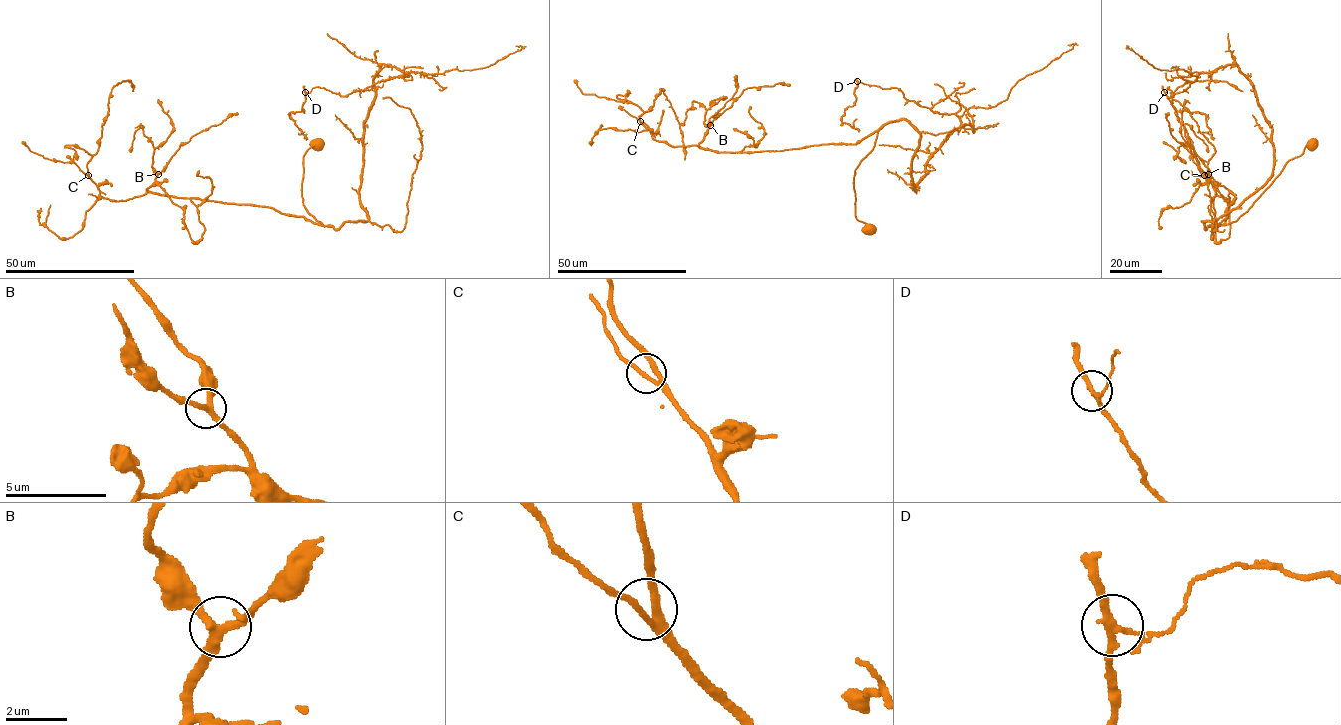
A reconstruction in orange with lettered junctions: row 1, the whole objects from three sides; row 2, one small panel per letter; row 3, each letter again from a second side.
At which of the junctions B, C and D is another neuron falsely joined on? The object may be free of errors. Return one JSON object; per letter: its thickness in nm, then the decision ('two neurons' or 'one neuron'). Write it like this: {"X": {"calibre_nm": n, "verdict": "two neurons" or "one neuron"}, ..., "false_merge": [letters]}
{"B": {"calibre_nm": 260, "verdict": "one neuron"}, "C": {"calibre_nm": 140, "verdict": "one neuron"}, "D": {"calibre_nm": 200, "verdict": "two neurons"}, "false_merge": ["D"]}

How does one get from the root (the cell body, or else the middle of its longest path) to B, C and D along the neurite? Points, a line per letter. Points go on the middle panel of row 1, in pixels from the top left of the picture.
B: (869, 228), (855, 215), (854, 175), (873, 149), (876, 131), (856, 143), (715, 152), (699, 145), (710, 125)
C: (869, 228), (855, 215), (854, 175), (873, 149), (876, 131), (856, 143), (715, 152), (655, 140), (640, 121)
D: (869, 228), (855, 215), (854, 175), (877, 132), (906, 119), (920, 134), (915, 190), (961, 120), (857, 81)

